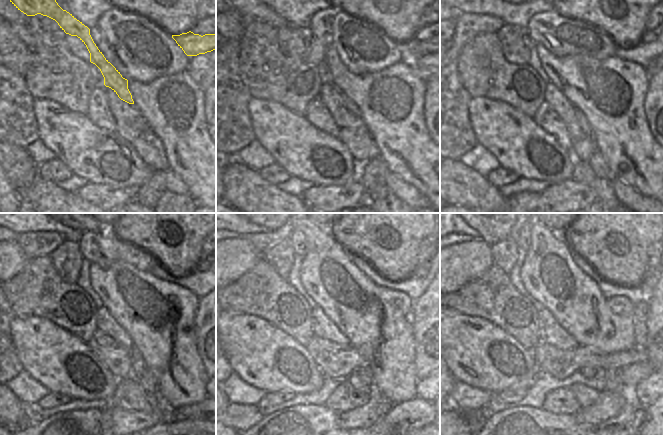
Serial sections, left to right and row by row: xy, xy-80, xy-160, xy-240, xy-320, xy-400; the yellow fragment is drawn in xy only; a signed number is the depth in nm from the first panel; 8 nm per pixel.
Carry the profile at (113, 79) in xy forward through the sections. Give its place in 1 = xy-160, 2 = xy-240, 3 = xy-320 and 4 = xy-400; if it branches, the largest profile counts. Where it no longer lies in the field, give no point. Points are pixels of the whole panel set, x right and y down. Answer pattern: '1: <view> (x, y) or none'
1: xy-160 (583, 123)
2: xy-240 (137, 366)
3: xy-320 (358, 382)
4: xy-400 (585, 396)

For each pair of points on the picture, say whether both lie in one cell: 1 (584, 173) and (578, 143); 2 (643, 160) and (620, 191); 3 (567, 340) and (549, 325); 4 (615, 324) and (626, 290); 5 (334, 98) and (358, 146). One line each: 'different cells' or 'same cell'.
1: different cells
2: different cells
3: same cell
4: different cells
5: same cell

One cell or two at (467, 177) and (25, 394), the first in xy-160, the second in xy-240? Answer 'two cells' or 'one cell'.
two cells

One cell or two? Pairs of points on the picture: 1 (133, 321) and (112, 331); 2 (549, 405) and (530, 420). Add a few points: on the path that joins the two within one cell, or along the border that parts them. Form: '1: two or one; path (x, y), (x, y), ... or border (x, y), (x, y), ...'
1: two; border (106, 309), (111, 317), (127, 333), (133, 344)
2: two; border (541, 408), (553, 413), (567, 414)

